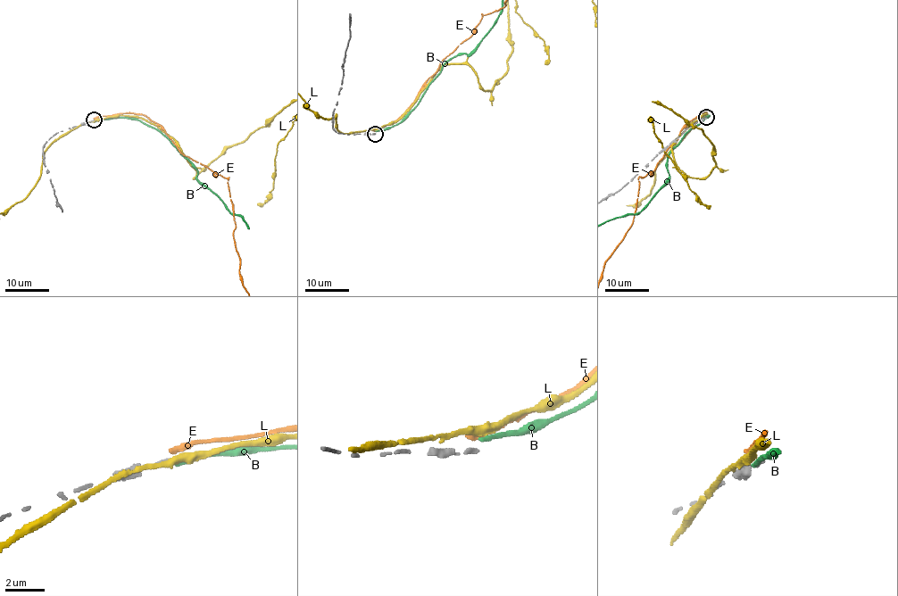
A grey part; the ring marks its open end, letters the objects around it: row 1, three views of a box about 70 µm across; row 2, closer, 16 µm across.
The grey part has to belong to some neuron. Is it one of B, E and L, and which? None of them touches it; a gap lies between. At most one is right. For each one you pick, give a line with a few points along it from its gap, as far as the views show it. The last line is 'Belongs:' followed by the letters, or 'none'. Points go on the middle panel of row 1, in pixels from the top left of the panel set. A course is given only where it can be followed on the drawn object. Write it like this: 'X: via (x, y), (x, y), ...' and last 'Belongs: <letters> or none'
Belongs: none

